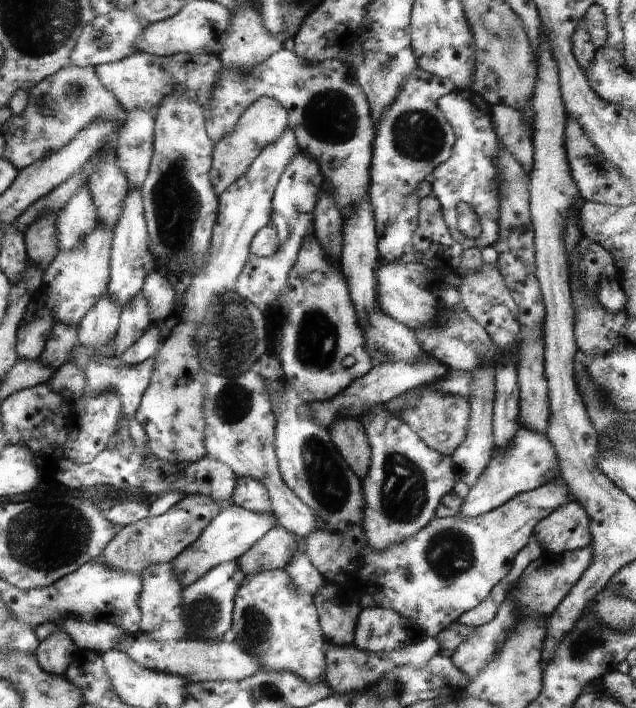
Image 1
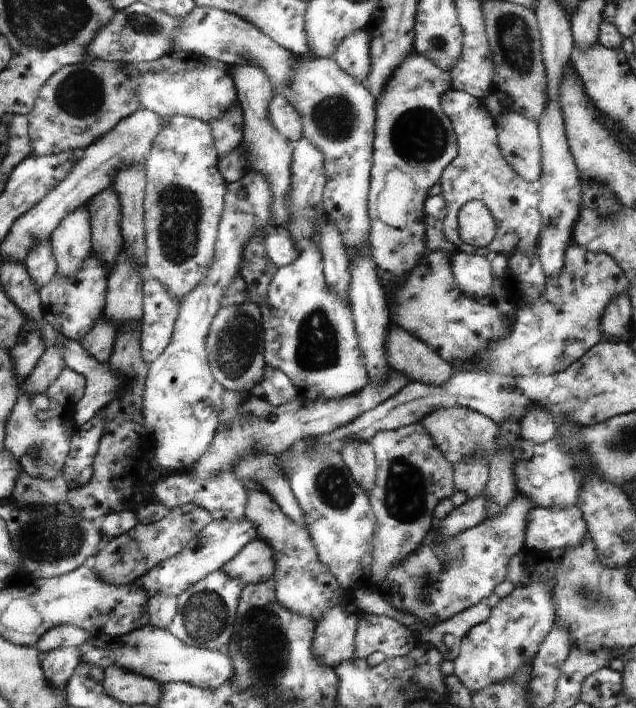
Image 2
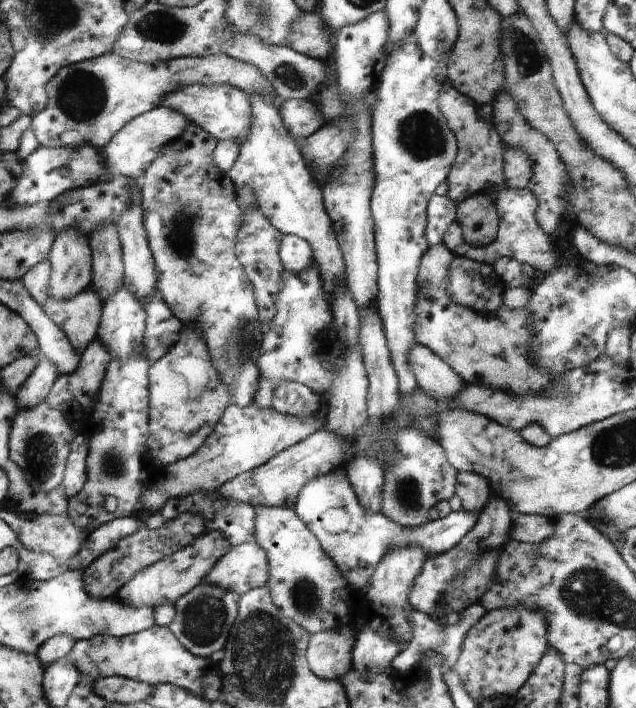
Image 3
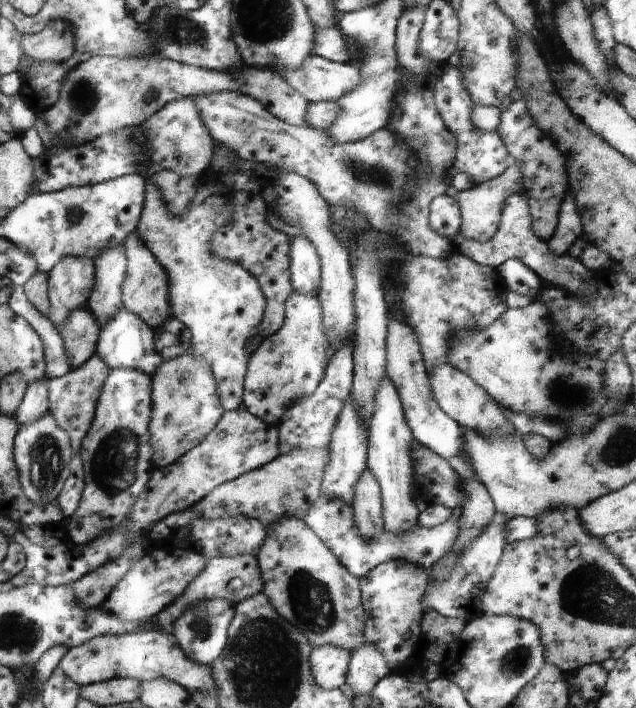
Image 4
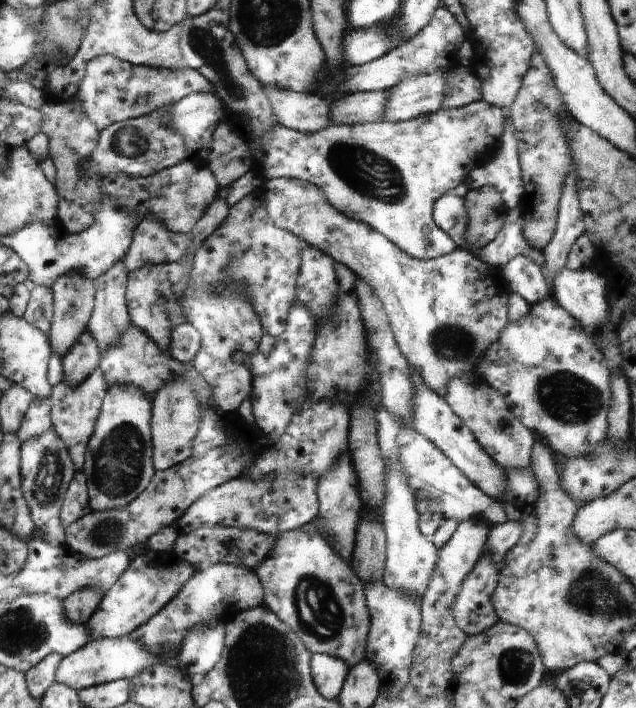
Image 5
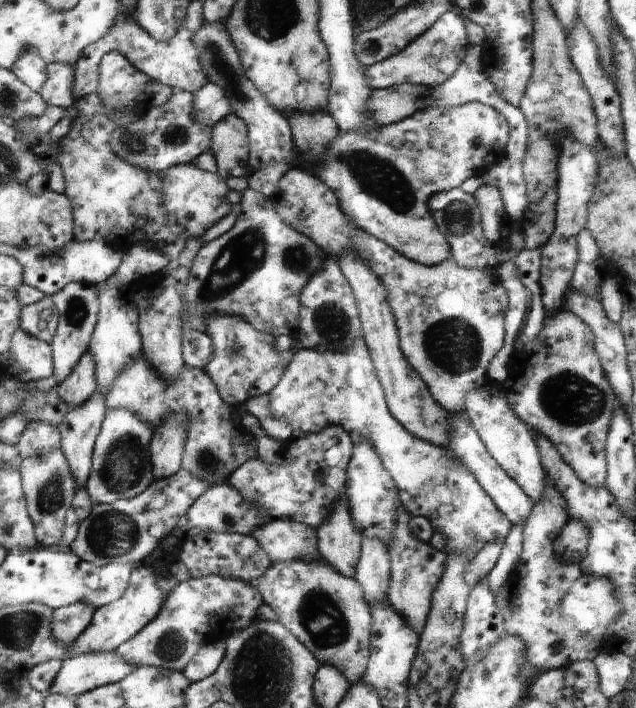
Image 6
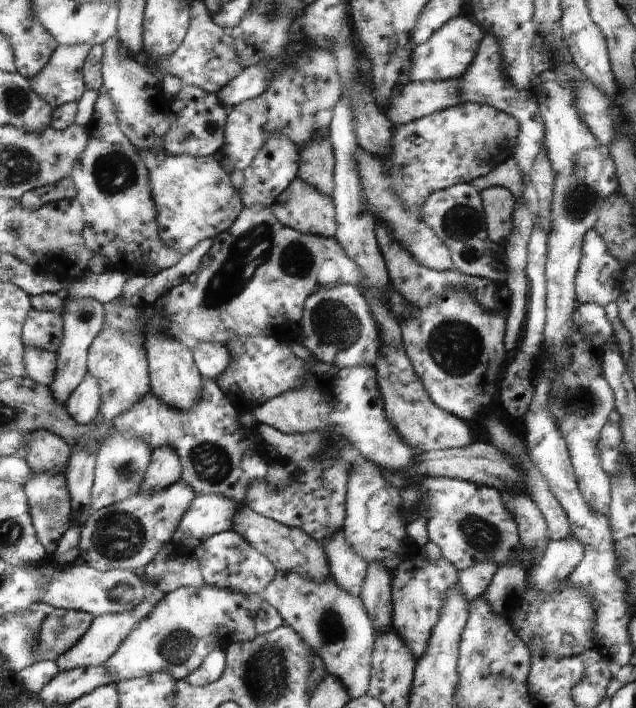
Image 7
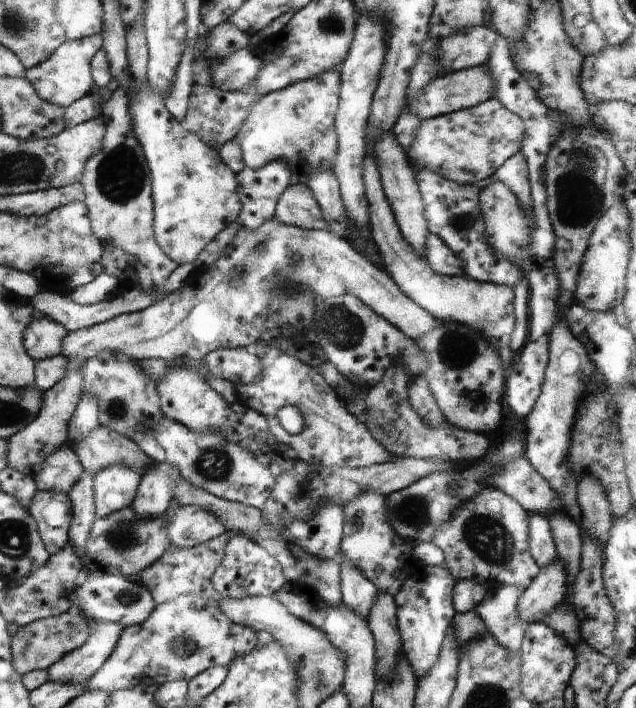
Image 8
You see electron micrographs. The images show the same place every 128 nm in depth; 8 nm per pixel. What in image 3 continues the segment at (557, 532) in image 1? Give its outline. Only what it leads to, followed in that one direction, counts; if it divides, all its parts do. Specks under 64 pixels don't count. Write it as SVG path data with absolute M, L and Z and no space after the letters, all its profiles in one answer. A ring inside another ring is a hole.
M517 513L513 516L509 539L518 543L540 543L553 535L553 522L544 515Z

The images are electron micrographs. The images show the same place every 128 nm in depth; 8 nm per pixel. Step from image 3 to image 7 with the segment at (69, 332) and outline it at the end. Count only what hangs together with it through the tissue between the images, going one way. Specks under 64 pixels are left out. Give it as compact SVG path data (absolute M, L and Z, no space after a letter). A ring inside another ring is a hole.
M86 376L78 392L74 392L66 402L66 408L78 424L90 424L98 416L98 402L100 402L98 386L90 376Z

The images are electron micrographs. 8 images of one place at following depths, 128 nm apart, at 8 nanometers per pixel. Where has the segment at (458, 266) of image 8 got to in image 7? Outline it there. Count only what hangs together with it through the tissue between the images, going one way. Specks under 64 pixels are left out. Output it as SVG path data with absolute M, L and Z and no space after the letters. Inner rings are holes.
M461 103L456 104L453 108L446 108L445 111L439 111L435 115L424 116L423 118L418 118L413 122L396 126L396 131L393 135L393 141L390 144L389 151L386 152L385 156L374 156L373 153L366 152L366 150L361 150L357 155L358 168L361 170L362 185L365 186L366 196L369 200L370 212L377 219L377 224L386 224L386 228L392 228L394 230L394 240L418 262L422 264L424 268L433 269L436 271L453 271L455 267L453 266L452 254L448 246L445 245L444 241L441 241L436 233L432 232L426 224L424 224L423 208L432 192L438 190L444 190L446 188L453 187L456 184L470 183L472 180L476 180L480 176L489 175L489 173L494 170L500 163L513 157L514 148L517 148L517 137L520 135L520 126L517 121L514 120L512 116L508 113L500 112L494 109L492 106L486 104L478 103Z

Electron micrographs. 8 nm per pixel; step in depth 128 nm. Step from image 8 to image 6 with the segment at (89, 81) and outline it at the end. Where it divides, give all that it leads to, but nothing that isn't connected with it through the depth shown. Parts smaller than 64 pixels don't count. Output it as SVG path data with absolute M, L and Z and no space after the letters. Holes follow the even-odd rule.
M54 62L48 68L48 76L50 76L50 84L42 88L42 96L46 96L46 100L50 100L52 106L62 106L62 108L72 106L74 104L74 98L72 98L74 66Z

